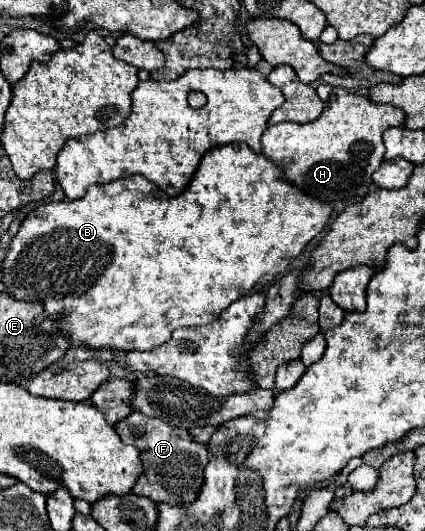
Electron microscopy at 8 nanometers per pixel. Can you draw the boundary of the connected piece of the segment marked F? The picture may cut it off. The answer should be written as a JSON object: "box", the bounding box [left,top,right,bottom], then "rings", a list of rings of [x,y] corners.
{"box":[115,411,209,505],"rings":[[[133,411],[129,417],[115,425],[119,437],[135,445],[141,451],[141,461],[145,465],[145,473],[133,487],[135,495],[143,495],[155,503],[169,503],[169,505],[189,505],[197,499],[201,485],[203,485],[203,469],[209,463],[207,445],[195,443],[187,429],[173,427],[161,419],[147,417],[139,411]]]}

